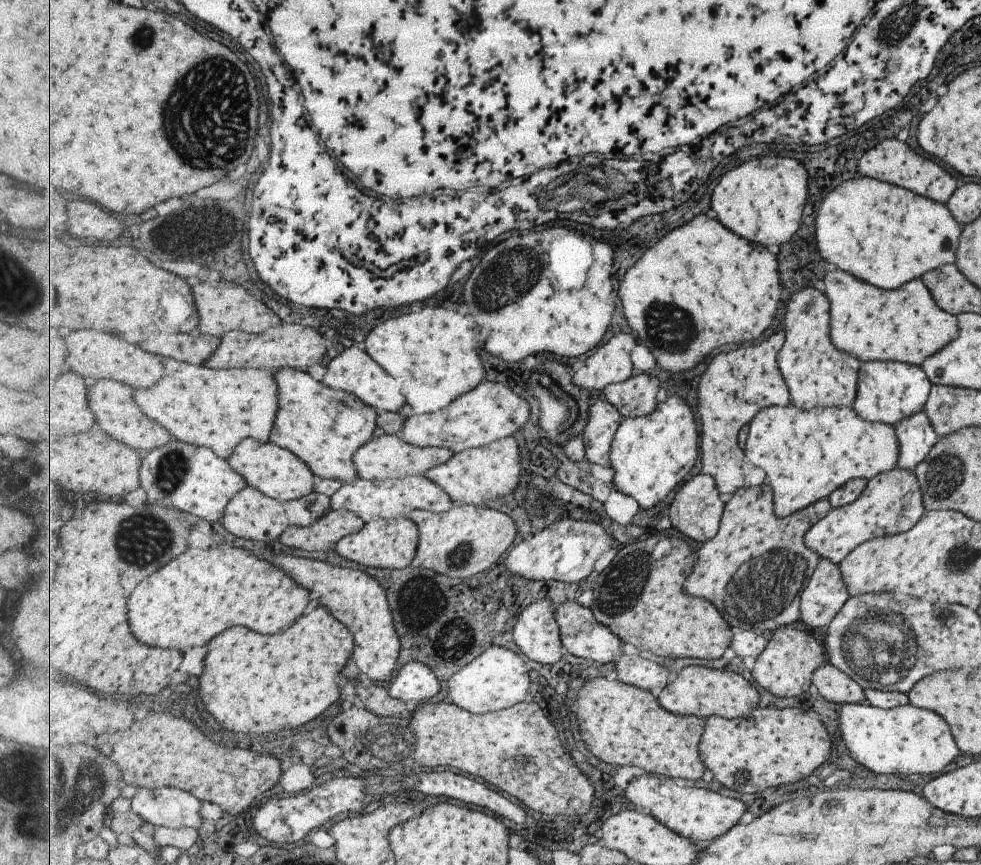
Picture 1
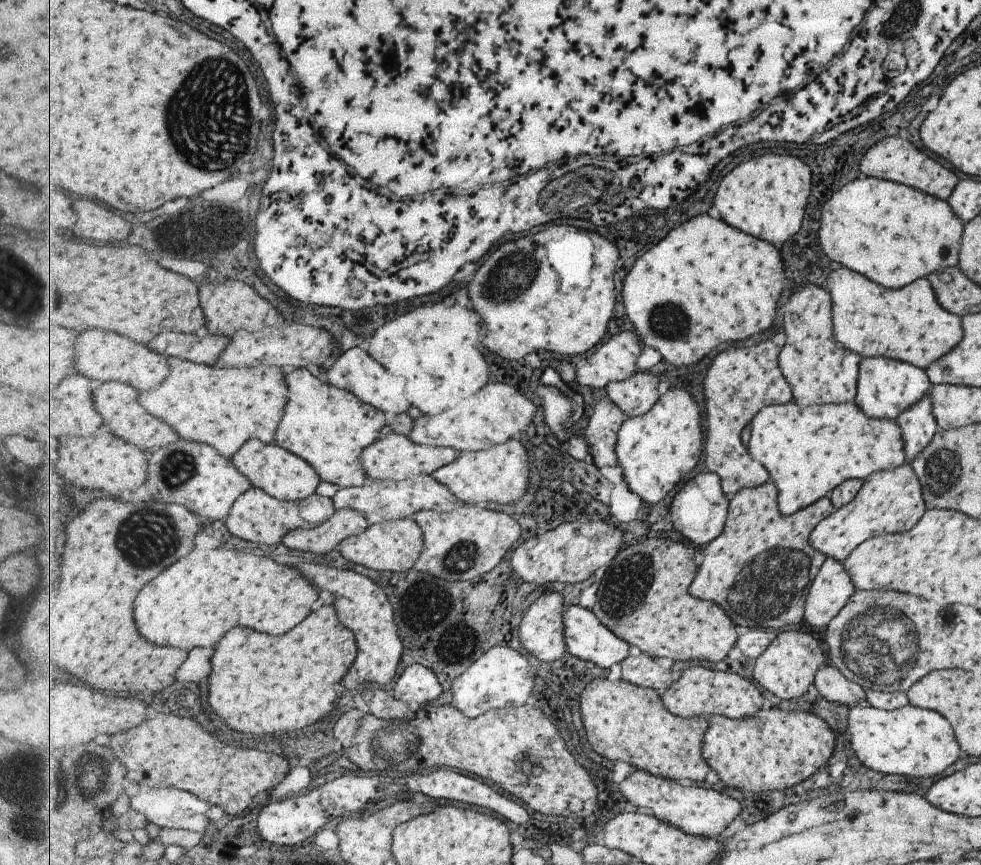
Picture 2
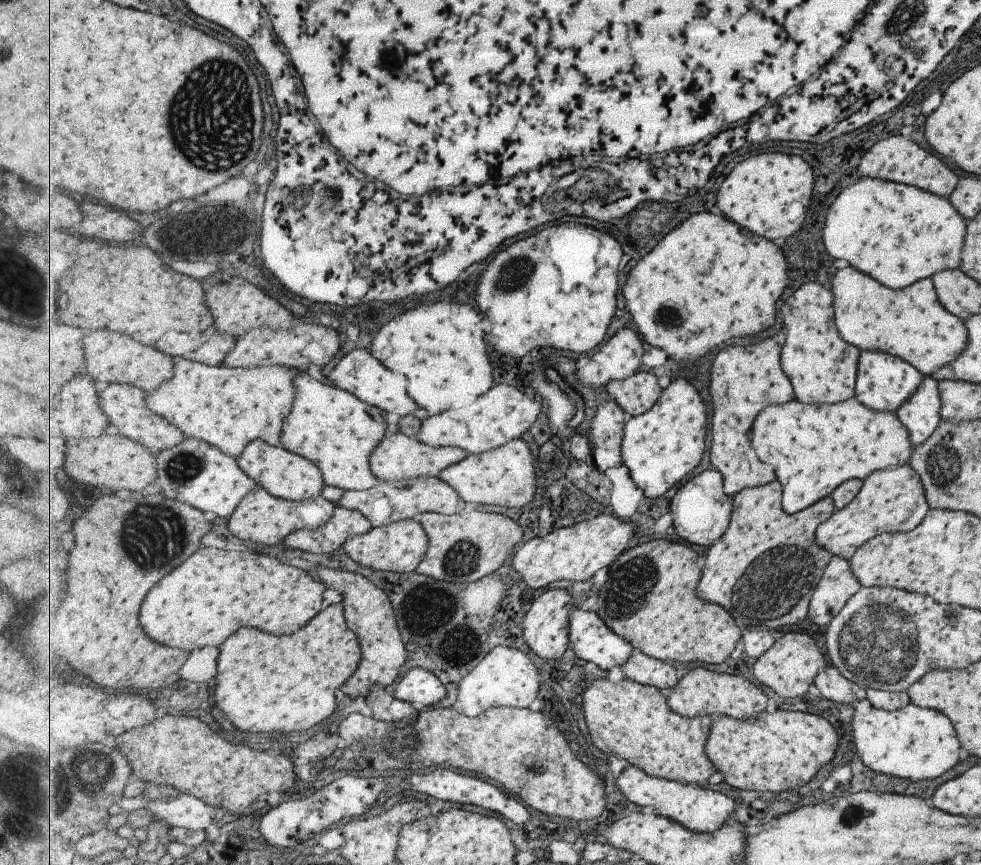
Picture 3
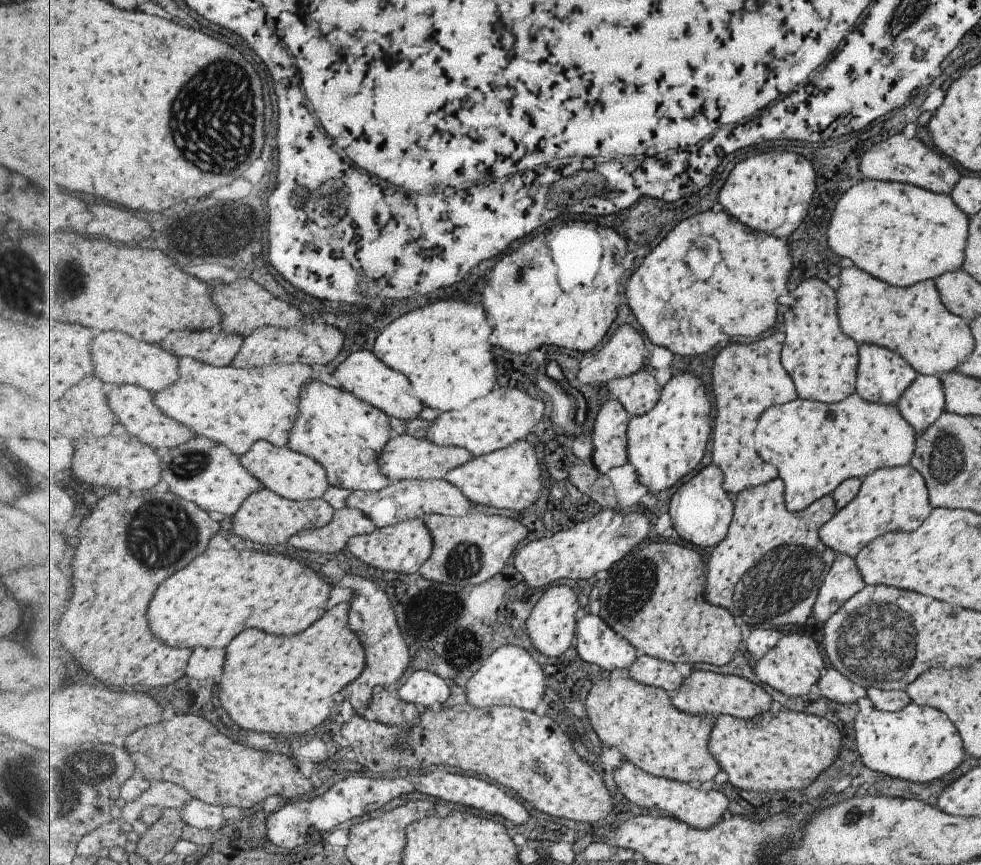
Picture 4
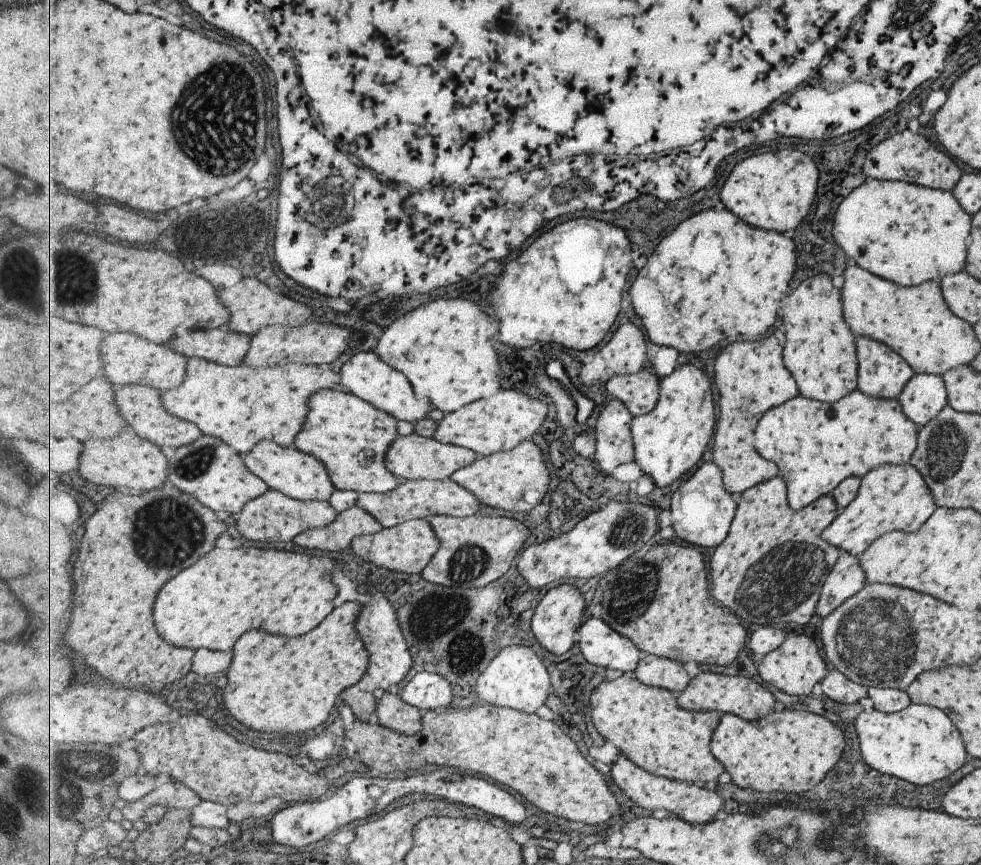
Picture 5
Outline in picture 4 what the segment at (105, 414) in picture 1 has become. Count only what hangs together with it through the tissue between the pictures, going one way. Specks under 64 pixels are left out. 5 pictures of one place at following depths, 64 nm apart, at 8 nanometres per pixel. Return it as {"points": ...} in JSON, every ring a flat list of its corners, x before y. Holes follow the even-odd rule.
{"points":[[117,386,115,390,111,390,109,398,111,398,111,410,115,410,115,414,119,414,119,422,129,430,129,434,135,434,141,442,147,442,149,446,153,446,155,449,174,449,184,445,185,442,189,442,195,436,191,432,191,428,187,428,187,426,175,422,173,418,165,416,155,406,151,392,143,390,141,386]]}

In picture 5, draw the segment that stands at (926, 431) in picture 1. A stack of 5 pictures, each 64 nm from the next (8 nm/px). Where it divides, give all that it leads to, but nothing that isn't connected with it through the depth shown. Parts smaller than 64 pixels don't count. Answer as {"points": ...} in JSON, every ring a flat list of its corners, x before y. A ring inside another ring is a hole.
{"points":[[914,373,897,395,903,414,918,428,946,405,943,380,934,374]]}

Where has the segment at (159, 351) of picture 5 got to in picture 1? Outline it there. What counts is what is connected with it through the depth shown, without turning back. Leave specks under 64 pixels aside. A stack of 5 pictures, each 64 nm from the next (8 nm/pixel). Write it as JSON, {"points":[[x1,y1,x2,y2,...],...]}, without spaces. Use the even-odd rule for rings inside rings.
{"points":[[79,330,67,336,67,364,71,366,71,370,79,376,85,378,113,378,119,382,125,382,133,388,149,388,153,386,161,376,163,376,163,358,155,356,147,350,143,350,141,346,129,344,129,342,119,342,115,336,109,334,99,334,99,332,87,332,87,330]]}

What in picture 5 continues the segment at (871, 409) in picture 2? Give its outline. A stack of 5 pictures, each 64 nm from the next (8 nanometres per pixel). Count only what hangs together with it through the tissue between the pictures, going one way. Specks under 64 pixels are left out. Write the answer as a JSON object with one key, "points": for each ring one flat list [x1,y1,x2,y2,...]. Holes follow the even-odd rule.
{"points":[[859,336,855,341,855,346,858,349,859,370,857,370,857,390,863,394,869,394,871,398,897,398,899,392,905,383,910,380,914,372,911,367,895,354,888,346,881,342,875,342,871,338]]}

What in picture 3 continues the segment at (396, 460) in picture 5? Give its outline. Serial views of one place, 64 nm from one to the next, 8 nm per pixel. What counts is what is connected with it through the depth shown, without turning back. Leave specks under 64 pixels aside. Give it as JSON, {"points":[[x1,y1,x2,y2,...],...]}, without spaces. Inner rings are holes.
{"points":[[400,432,391,434,370,455,370,468,381,481,401,481,418,477,437,477,443,470,462,462,469,453,458,447,435,447,407,438]]}

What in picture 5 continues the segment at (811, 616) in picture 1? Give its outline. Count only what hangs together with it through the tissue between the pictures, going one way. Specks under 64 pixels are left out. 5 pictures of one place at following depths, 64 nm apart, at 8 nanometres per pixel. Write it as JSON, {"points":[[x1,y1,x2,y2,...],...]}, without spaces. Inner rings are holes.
{"points":[[841,552,837,564,823,584,823,592,819,595,818,615,823,618,833,612,843,601,858,593,866,583,866,574,858,559,847,552]]}

